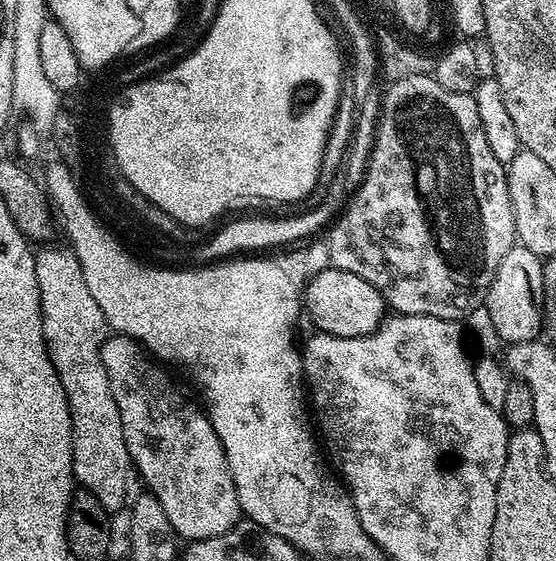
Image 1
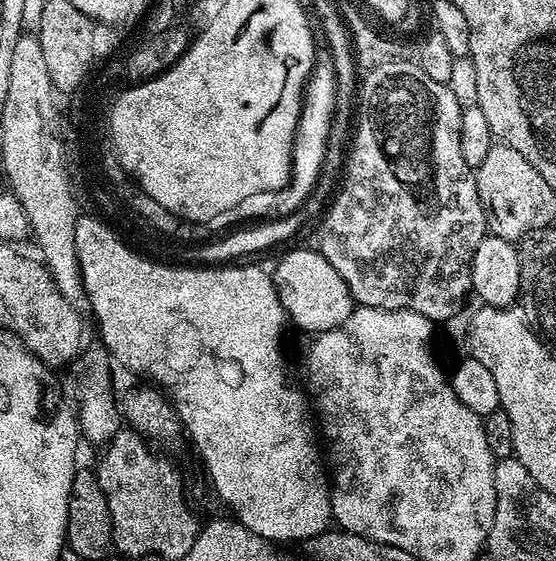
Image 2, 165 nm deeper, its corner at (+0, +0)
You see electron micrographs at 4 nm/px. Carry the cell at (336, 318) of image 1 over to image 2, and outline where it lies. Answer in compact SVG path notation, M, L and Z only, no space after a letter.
M315 247L296 248L275 263L272 282L276 285L285 317L291 323L293 320L304 332L319 334L350 318L354 307L350 290L346 282L342 282L342 274L338 274L338 270L334 270L334 266L330 266L330 262L326 262L326 258Z

